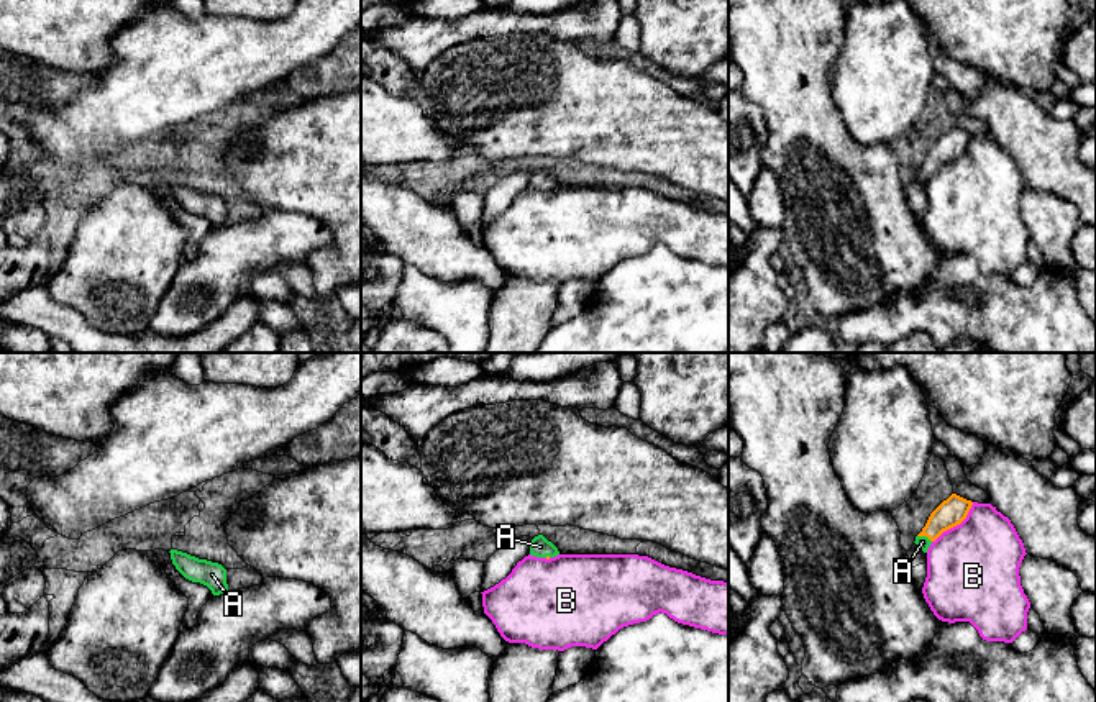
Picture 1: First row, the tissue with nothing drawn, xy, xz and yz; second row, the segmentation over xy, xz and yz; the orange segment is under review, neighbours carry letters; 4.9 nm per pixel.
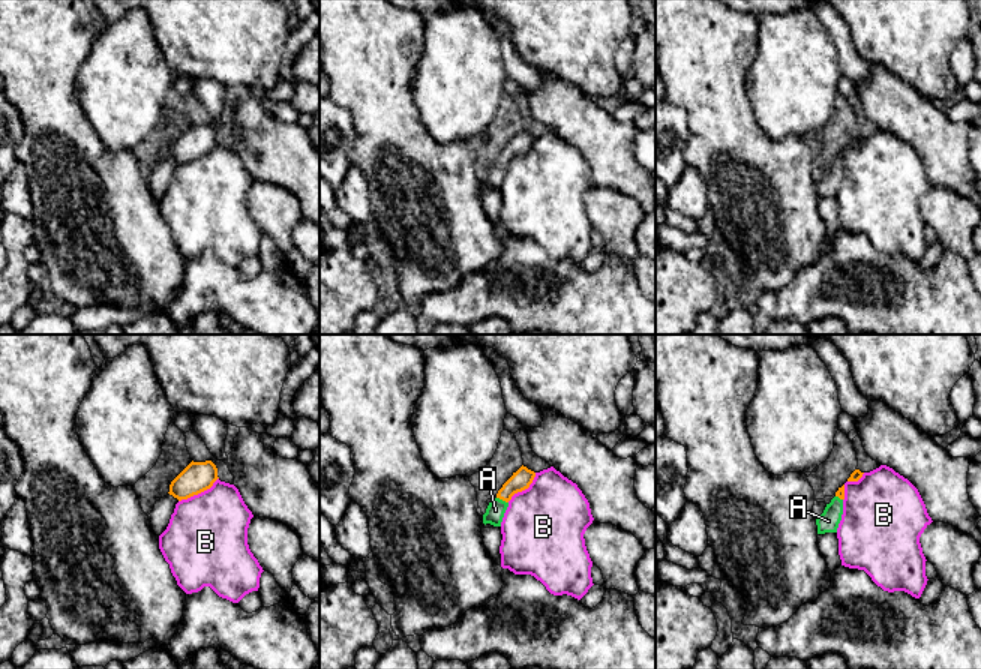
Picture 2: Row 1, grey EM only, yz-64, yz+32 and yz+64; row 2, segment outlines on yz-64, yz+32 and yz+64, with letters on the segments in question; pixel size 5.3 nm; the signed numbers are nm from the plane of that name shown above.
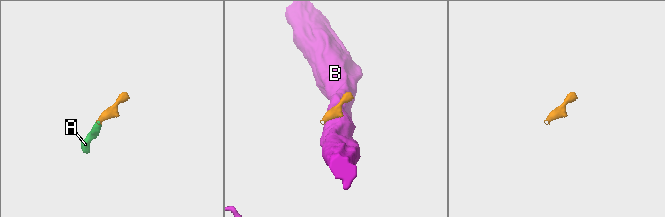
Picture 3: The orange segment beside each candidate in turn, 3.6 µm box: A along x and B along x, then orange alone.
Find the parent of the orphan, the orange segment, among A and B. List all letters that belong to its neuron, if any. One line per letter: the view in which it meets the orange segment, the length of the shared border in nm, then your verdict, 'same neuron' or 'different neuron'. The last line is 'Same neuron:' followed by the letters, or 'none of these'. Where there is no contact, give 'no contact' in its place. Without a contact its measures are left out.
A: yz | 80 nm | same neuron
B: yz | 280 nm | different neuron
Same neuron: A

